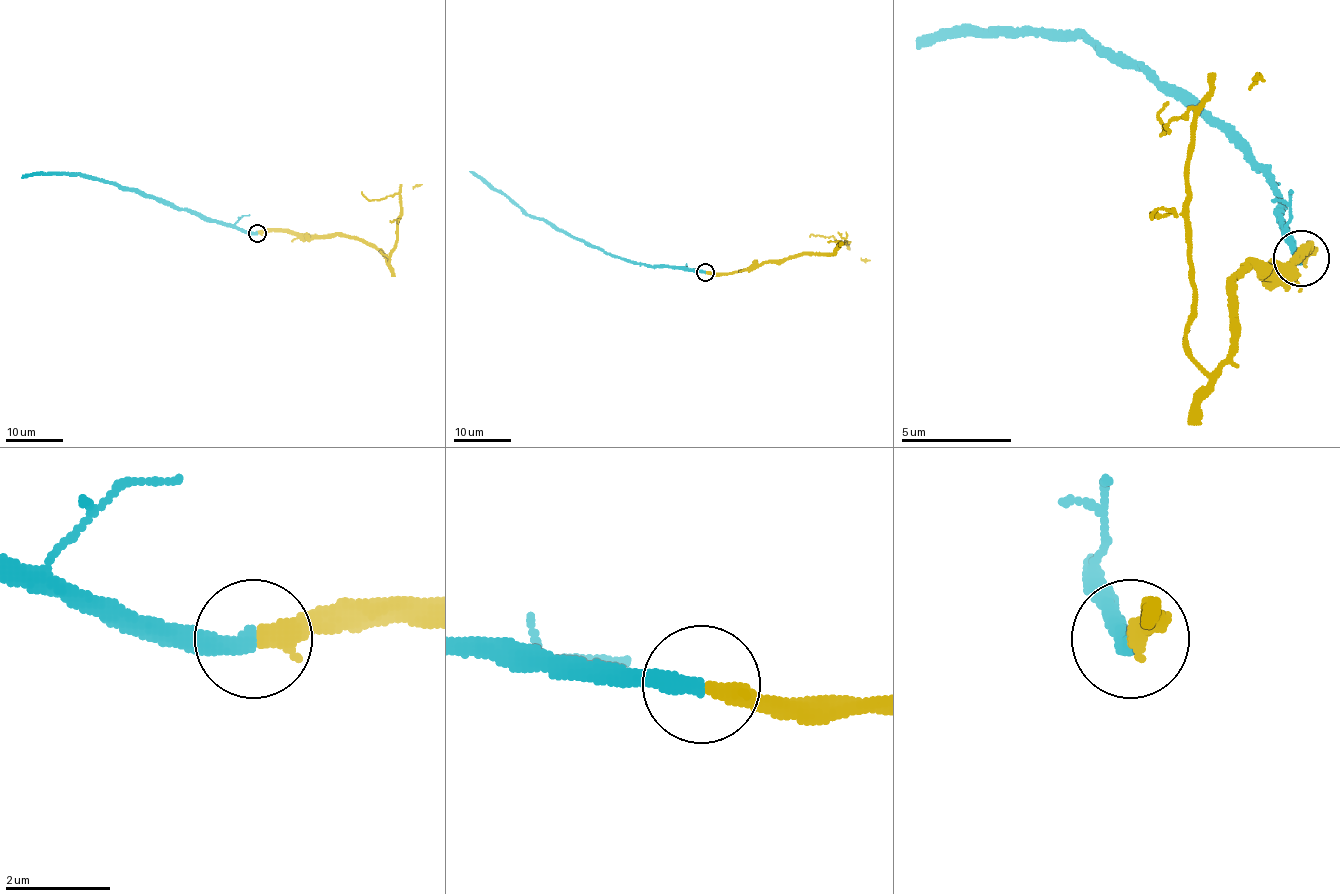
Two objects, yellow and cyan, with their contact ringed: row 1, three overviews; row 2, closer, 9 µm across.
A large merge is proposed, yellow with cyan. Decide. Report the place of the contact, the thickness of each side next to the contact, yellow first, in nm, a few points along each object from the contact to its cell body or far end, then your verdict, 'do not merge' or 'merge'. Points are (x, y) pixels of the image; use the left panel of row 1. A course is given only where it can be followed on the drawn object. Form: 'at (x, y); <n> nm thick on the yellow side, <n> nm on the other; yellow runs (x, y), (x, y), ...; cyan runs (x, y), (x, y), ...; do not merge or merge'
at (257, 233); 400 nm thick on the yellow side, 380 nm on the other; yellow runs (258, 232), (346, 235), (371, 242), (388, 262), (397, 239), (401, 198), (397, 193), (369, 200), (362, 192); cyan runs (257, 232), (242, 232), (205, 221), (183, 209), (79, 174), (25, 174), (21, 177); merge

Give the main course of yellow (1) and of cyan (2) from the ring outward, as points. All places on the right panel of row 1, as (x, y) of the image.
1: (1300, 257), (1233, 284), (1233, 345), (1211, 372), (1189, 350), (1195, 108), (1162, 135), (1167, 102)
2: (1300, 257), (1289, 240), (1283, 212), (1261, 168), (1140, 64), (1106, 58), (1084, 36), (930, 36), (919, 47)

